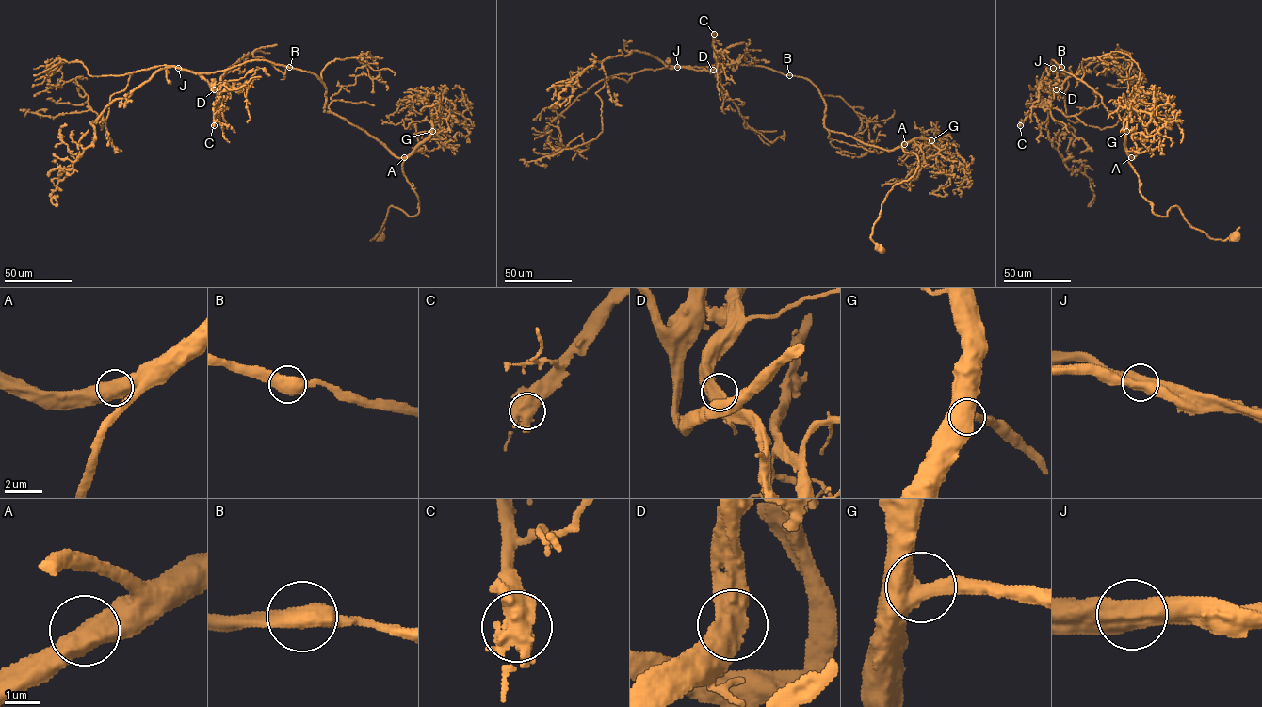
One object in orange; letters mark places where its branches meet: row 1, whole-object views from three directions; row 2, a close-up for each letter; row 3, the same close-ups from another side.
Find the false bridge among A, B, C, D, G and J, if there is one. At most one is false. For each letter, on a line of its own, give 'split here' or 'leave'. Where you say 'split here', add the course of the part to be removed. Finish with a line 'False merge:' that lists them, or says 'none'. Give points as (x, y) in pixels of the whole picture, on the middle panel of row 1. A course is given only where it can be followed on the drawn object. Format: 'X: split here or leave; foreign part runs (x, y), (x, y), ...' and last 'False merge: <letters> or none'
A: leave
B: leave
C: leave
D: leave
G: leave
J: split here; foreign part runs (677, 67), (633, 50), (602, 61), (593, 59), (550, 107), (556, 104), (558, 108)
False merge: J

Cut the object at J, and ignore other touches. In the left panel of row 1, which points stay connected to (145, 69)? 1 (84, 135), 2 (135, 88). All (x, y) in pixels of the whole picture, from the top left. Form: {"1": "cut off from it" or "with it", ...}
{"1": "cut off from it", "2": "cut off from it"}

